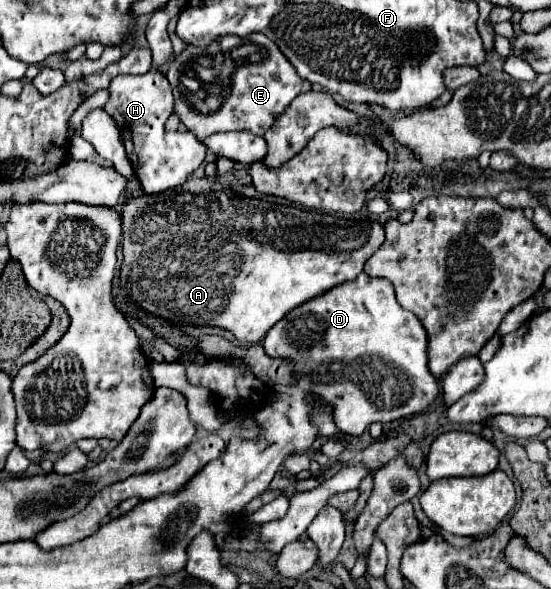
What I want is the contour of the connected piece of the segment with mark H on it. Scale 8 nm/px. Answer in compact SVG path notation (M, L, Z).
M150 70L142 75L120 75L111 81L108 92L110 100L104 108L120 128L126 154L142 190L156 194L184 184L204 162L206 146L190 132L164 130L164 122L172 114L172 90L166 76L160 70Z

